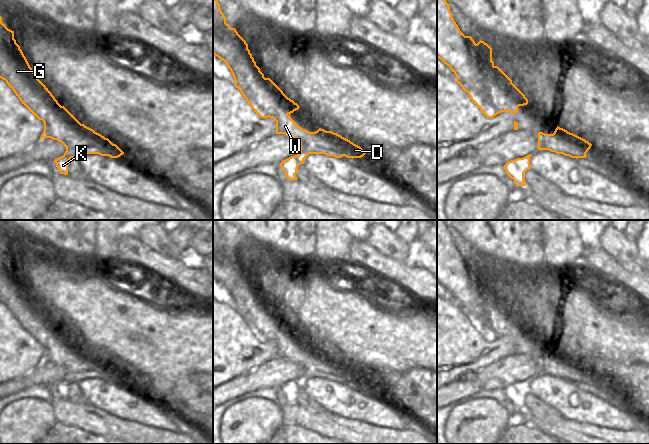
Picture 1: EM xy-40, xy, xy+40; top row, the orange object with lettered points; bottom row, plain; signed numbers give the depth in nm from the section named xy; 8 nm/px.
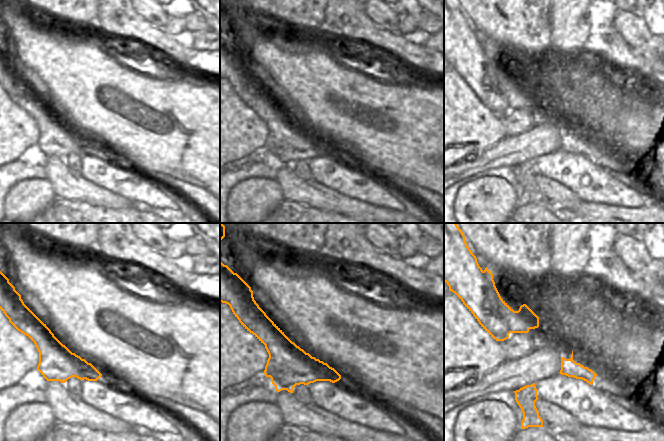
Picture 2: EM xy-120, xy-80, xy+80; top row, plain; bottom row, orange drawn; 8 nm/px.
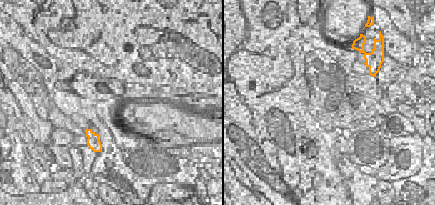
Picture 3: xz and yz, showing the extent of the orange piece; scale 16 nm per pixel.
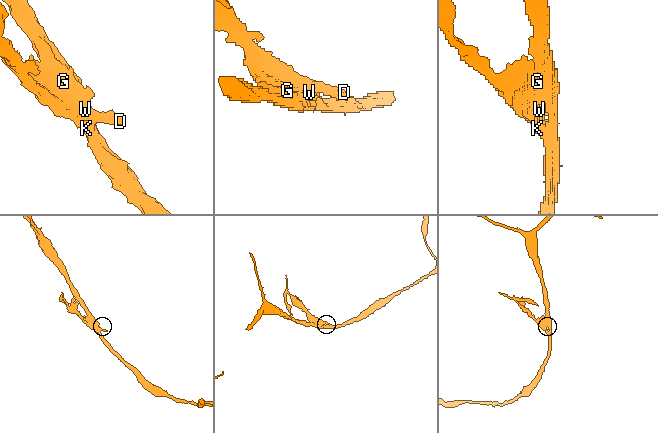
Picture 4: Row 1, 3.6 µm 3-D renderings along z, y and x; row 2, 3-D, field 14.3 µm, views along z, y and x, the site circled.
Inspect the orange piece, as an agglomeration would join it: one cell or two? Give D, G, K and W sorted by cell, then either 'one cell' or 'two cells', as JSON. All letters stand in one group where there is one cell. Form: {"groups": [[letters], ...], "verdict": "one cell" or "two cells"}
{"groups": [["D", "K", "W"], ["G"]], "verdict": "two cells"}

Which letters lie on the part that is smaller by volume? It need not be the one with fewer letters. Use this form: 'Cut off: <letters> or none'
Cut off: D, K, W

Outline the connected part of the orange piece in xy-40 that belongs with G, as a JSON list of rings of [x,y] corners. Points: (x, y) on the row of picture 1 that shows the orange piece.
[[[0,16],[0,78],[5,80],[8,86],[14,91],[22,104],[39,120],[45,120],[46,115],[51,112],[57,112],[62,107],[48,88],[36,77],[36,74],[30,67],[20,46],[14,39],[14,31],[8,29],[2,23]]]

